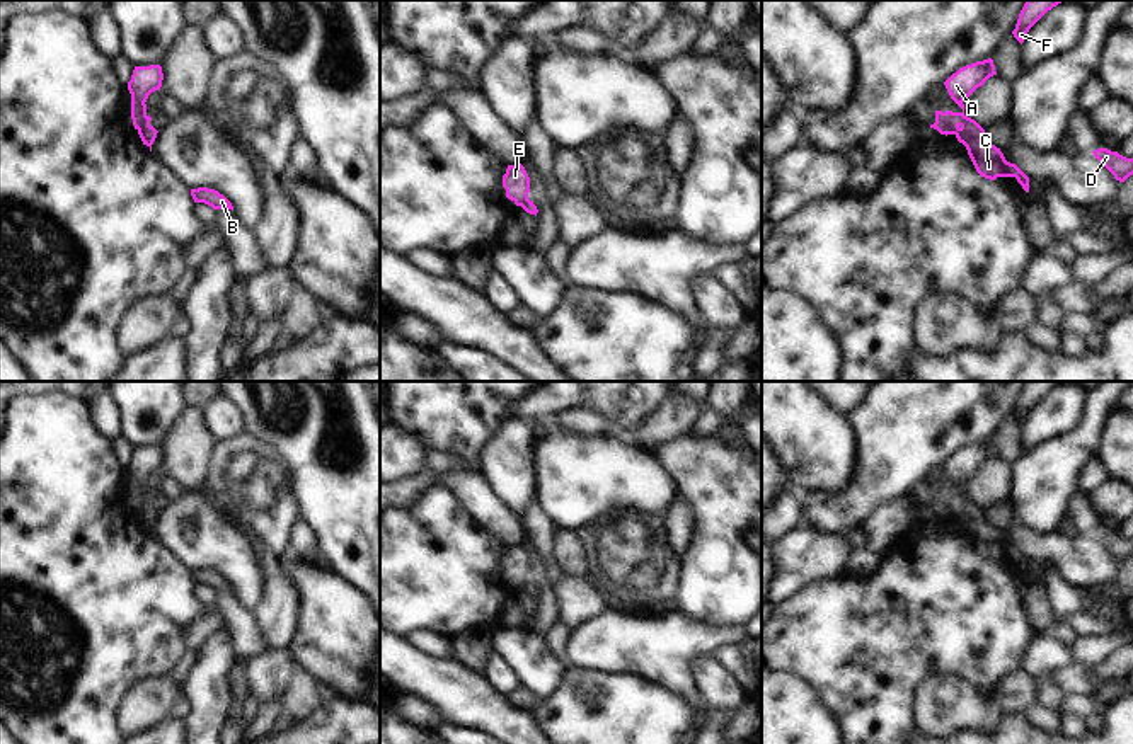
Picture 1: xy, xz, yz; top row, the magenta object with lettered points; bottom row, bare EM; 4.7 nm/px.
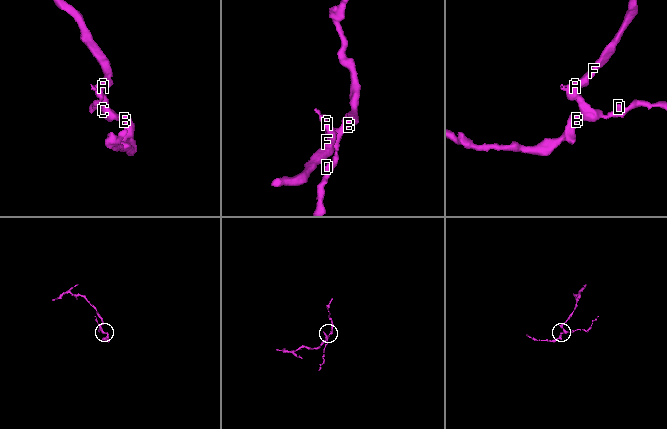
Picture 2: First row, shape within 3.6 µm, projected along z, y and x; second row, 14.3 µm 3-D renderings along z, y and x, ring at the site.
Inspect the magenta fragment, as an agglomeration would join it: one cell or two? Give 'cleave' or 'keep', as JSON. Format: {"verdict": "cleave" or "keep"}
{"verdict": "cleave"}

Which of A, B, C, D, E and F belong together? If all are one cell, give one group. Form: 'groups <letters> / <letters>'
groups A E F / B C D

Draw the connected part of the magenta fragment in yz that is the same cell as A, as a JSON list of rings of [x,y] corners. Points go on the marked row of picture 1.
[[[983,60],[959,68],[946,82],[951,99],[963,109],[961,112],[935,111],[935,123],[930,128],[940,134],[956,134],[964,117],[964,99],[981,87],[990,77],[997,75],[993,60]]]

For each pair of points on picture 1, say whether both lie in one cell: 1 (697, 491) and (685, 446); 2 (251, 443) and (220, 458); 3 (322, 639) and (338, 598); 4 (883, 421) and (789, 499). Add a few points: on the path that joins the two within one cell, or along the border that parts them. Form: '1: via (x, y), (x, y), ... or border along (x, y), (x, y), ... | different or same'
1: via (697, 480), (697, 465), (689, 457) | same
2: via (244, 443), (234, 445), (227, 452) | same
3: via (333, 629), (334, 608) | same
4: border along (799, 496), (803, 508) | different

